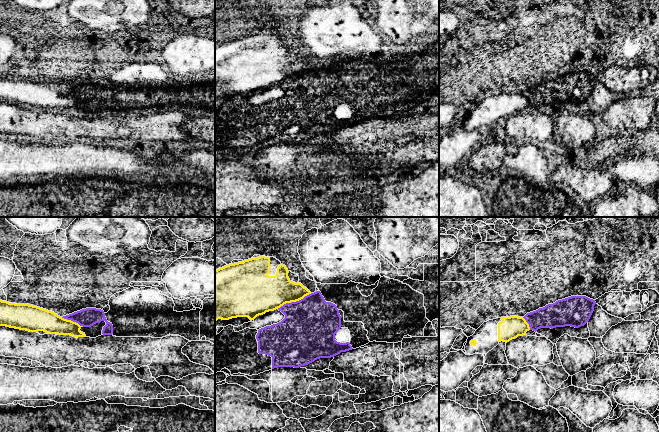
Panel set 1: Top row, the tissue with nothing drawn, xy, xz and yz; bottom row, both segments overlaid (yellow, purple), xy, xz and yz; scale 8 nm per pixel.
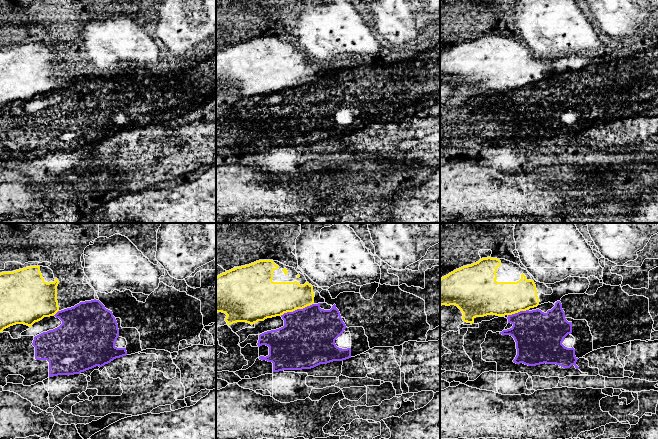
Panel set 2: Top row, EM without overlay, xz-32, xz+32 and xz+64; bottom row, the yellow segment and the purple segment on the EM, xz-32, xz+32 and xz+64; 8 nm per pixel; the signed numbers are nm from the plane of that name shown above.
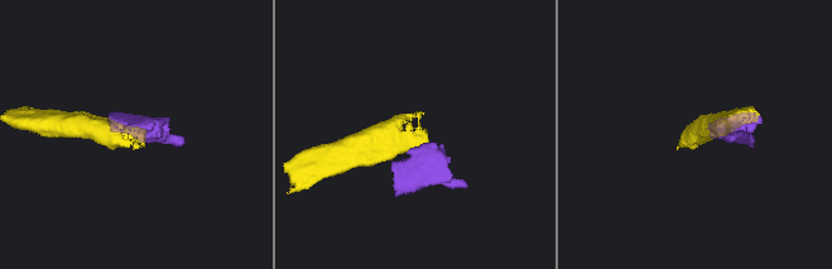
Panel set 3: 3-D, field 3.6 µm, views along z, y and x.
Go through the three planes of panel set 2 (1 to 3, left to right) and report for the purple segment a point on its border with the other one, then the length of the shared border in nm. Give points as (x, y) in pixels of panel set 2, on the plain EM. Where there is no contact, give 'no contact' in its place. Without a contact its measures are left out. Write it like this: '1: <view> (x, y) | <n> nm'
1: xz-32 (56, 88) | 60 nm
2: xz+32 (296, 85) | 280 nm
3: xz+64 (517, 88) | 170 nm

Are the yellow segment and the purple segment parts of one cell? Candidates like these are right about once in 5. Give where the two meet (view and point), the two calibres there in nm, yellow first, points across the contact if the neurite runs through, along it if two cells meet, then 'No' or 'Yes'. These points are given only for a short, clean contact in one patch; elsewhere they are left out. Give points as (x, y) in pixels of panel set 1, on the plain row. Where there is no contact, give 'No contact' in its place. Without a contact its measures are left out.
Touches yellow at xz (294, 77). Thickness 300 nm (yellow) against 440 nm. Boundary: xz (311, 69), (298, 76), (286, 78), (277, 84). No

